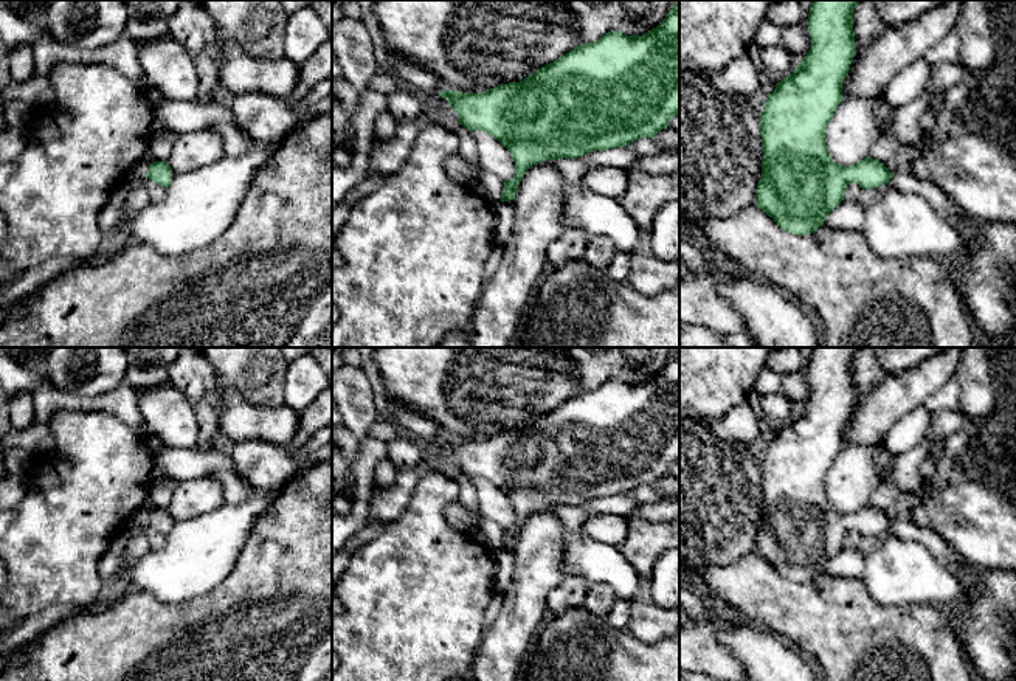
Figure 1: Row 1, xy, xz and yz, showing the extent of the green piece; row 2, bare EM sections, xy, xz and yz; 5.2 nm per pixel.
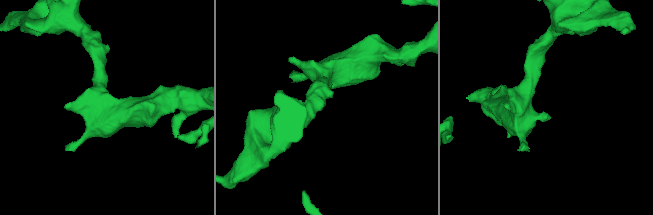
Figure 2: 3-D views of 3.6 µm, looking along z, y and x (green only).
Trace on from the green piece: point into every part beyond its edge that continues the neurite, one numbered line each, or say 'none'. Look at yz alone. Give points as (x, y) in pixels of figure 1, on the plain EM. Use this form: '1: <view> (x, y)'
1: yz (968, 574)

